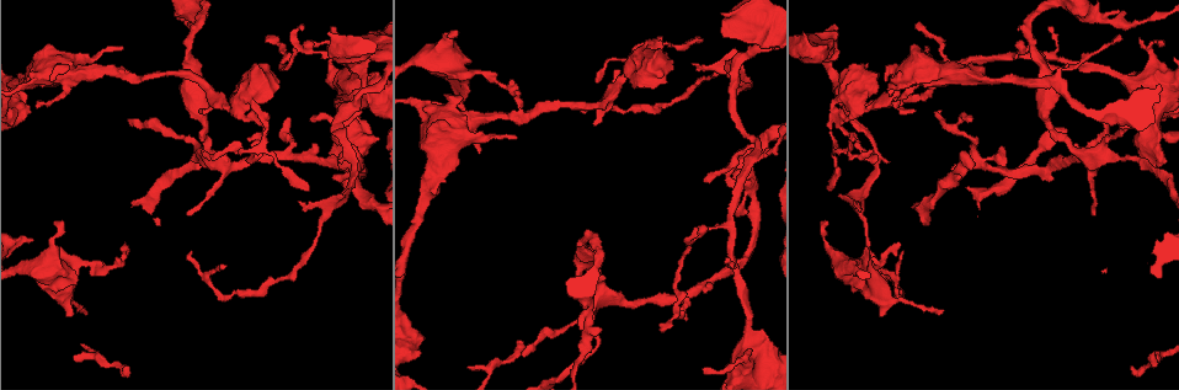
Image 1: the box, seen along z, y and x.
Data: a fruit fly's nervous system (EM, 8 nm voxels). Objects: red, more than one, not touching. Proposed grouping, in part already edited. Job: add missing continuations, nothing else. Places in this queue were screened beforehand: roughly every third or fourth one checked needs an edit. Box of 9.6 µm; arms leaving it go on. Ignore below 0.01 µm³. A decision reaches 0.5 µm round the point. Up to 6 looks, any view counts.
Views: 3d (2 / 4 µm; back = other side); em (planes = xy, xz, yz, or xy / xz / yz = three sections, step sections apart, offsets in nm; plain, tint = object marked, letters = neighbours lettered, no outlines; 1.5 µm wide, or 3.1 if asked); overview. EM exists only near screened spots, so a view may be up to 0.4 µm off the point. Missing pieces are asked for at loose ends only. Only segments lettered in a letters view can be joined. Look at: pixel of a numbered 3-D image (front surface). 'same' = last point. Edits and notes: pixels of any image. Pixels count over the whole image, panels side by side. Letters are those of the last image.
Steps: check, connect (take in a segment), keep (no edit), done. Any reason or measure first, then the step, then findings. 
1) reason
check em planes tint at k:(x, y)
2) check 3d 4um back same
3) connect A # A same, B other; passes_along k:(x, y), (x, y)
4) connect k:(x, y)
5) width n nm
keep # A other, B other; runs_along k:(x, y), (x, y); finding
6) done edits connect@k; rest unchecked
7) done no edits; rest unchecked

tapers out
check em planes tint at 1:(130, 121)

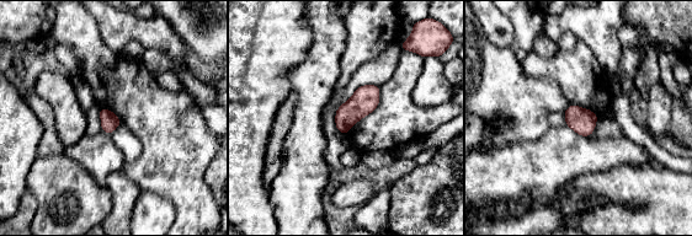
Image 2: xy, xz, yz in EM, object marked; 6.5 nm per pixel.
check em planes letters same

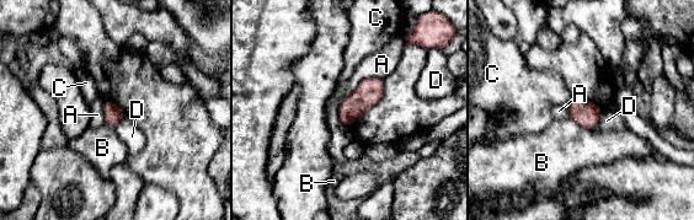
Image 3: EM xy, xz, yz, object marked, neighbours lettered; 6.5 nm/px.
keep # A other, B other, C other, D other; border 3:(382, 78), (341, 101), (343, 125); no lettered segment goes on from it

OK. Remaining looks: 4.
branch stops here
check em planes letters at 1:(450, 35)

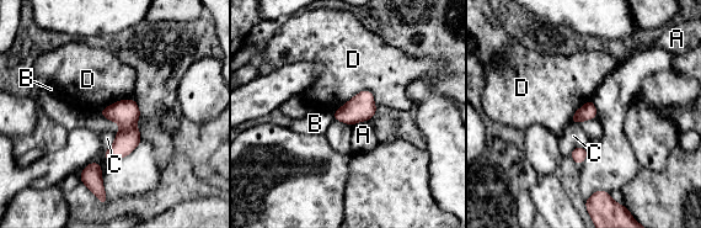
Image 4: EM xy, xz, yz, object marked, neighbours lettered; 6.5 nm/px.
keep # A other, B other, C other, D other; border 4:(374, 95), (360, 90), (333, 114); none of them fits

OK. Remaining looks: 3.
branch stops here
check 3d 4um at 1:(342, 195)

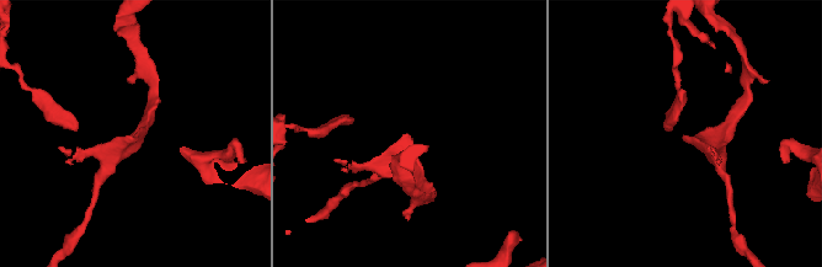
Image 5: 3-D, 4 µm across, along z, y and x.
need the tissue
check em planes tint at 5:(684, 138)

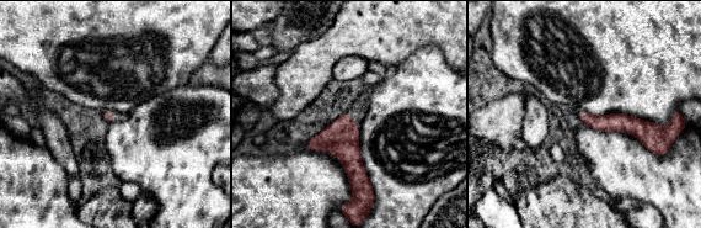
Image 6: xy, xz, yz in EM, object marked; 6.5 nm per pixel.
check em planes letters same

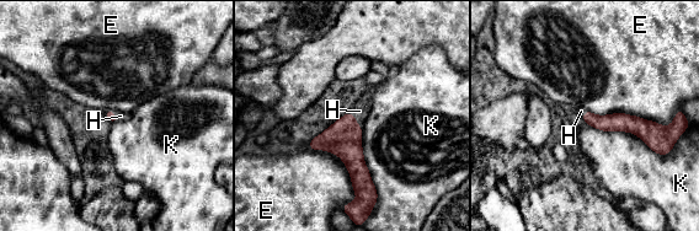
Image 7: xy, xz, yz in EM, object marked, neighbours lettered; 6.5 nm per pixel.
connect H # E other, H same, K other; passes_along 7:(343, 138), (356, 119), (359, 111); the neuron continues

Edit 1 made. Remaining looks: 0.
done edits connect@7; rest unchecked

